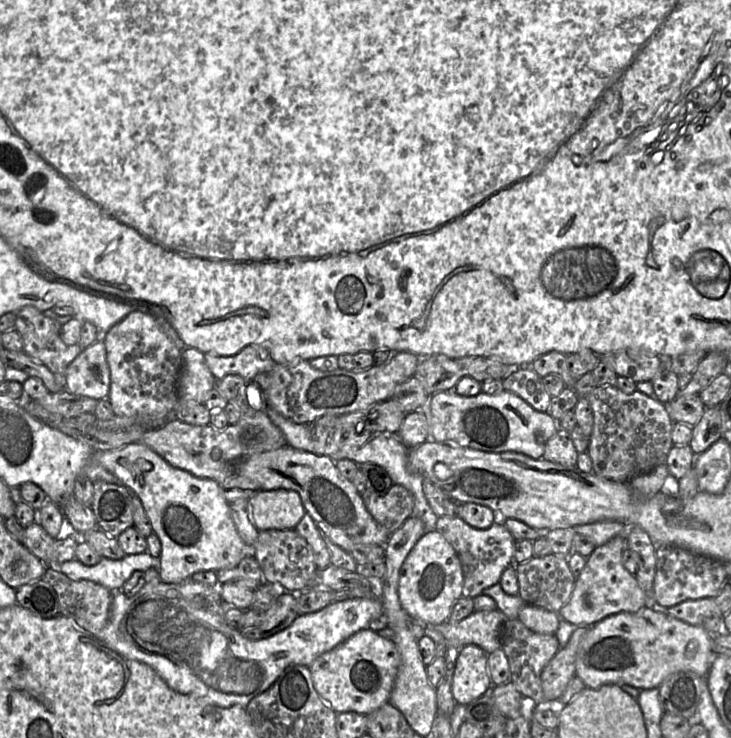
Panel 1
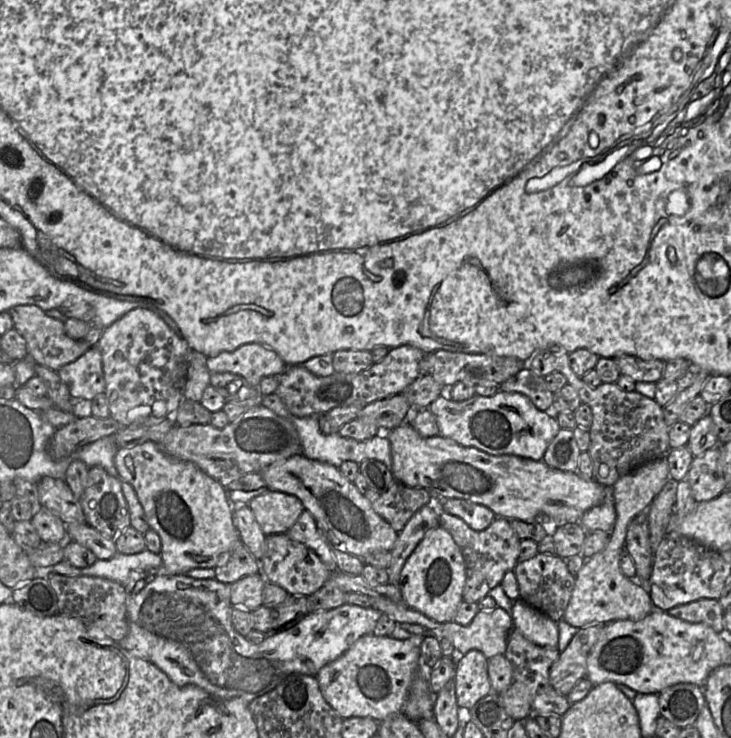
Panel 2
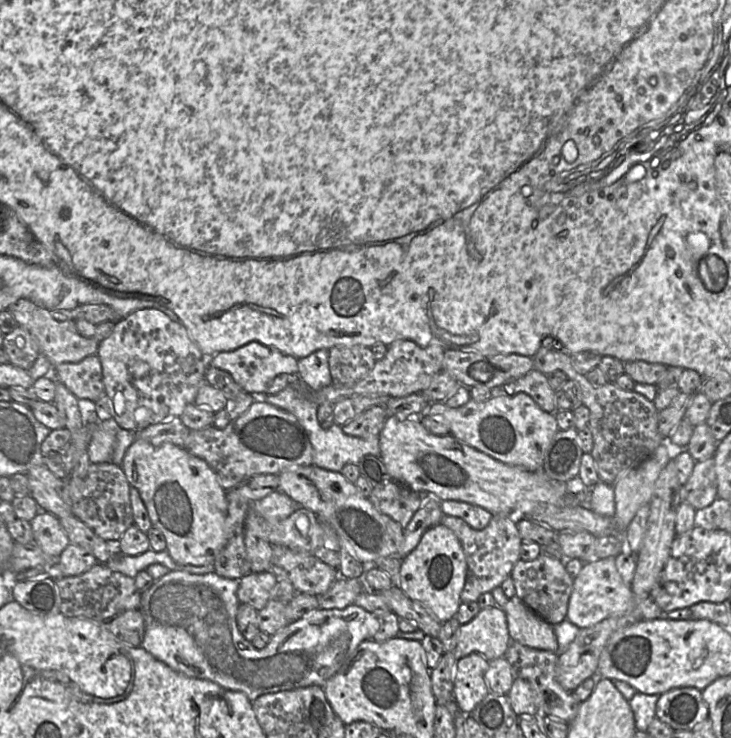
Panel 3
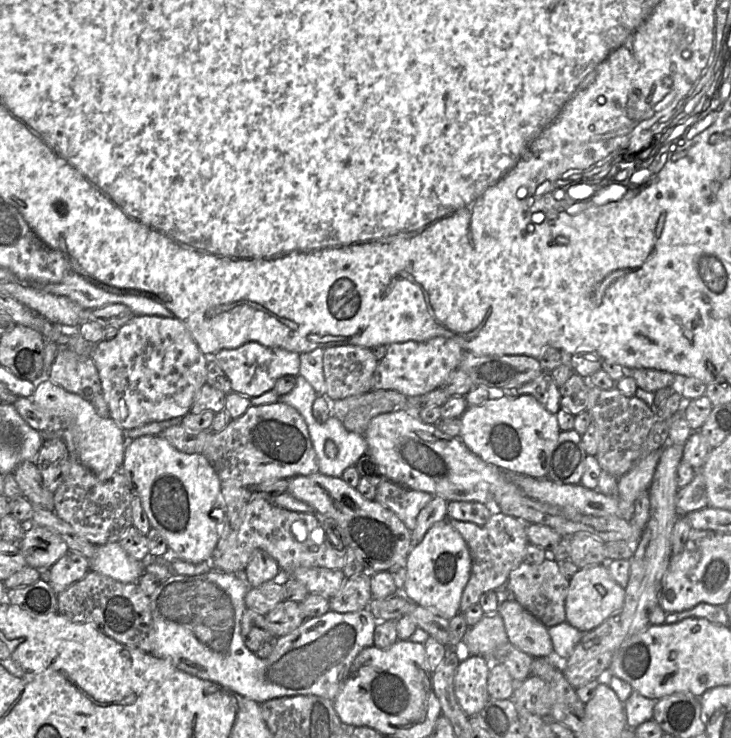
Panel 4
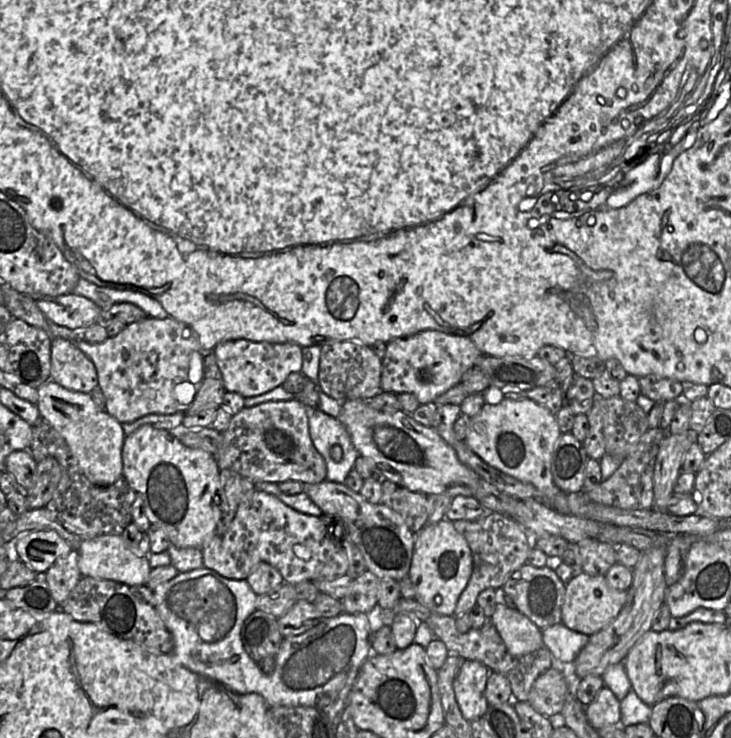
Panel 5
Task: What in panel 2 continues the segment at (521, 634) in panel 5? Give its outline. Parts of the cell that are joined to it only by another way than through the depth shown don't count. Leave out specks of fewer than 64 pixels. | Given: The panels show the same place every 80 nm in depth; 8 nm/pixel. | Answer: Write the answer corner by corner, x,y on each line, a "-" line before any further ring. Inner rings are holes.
517,599
513,602
513,627
530,642
546,647
558,646
558,623
546,614

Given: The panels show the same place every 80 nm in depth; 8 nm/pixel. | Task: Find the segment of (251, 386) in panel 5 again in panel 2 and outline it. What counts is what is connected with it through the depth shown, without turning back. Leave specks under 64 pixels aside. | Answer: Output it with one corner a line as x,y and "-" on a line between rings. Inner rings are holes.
259,343
241,345
233,351
209,356
206,361
211,373
237,374
252,386
259,386
264,377
280,376
287,369
287,364
275,351

